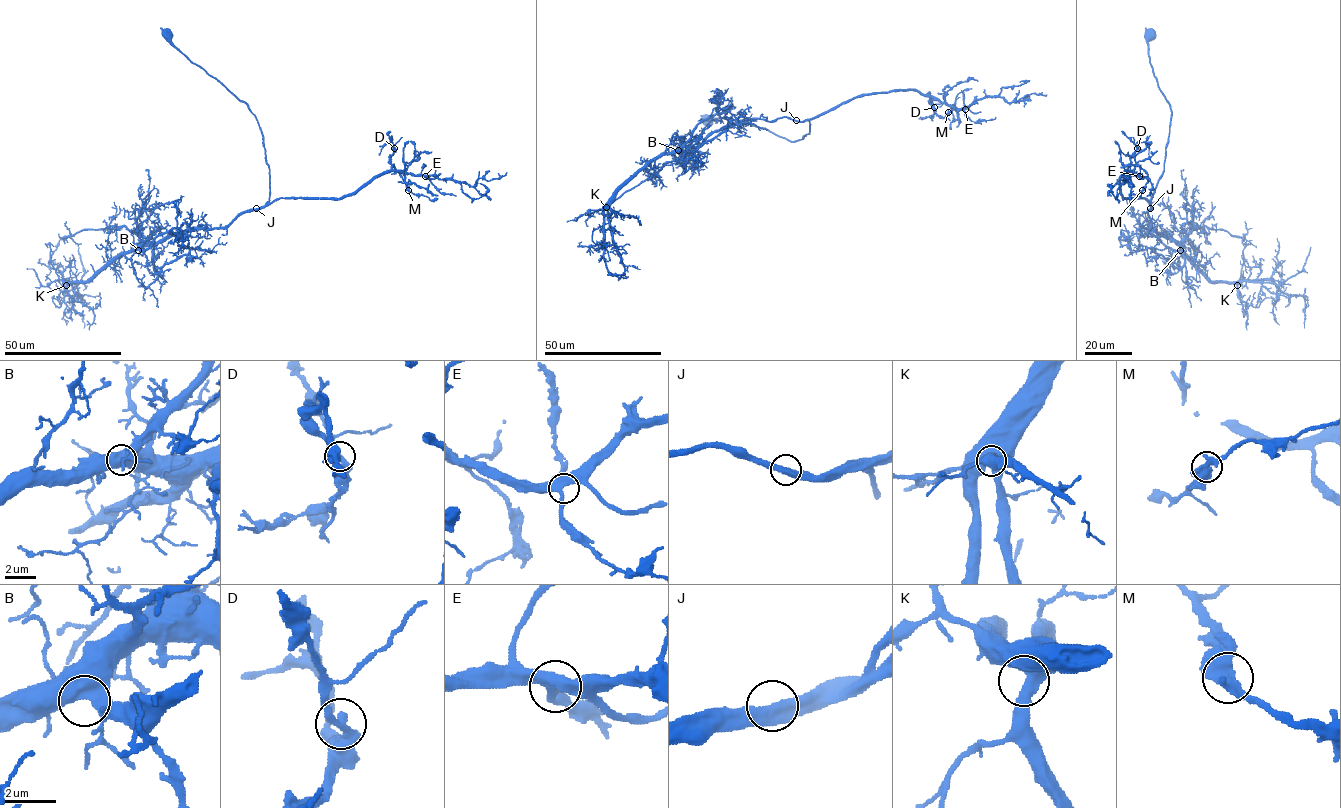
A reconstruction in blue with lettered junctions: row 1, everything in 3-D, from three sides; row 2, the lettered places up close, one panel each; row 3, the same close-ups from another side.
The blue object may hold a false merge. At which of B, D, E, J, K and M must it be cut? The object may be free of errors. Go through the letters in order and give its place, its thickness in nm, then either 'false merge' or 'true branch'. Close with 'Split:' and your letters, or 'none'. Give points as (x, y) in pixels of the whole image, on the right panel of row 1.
B: (1180, 250) | 600 nm | true branch
D: (1137, 148) | 280 nm | true branch
E: (1139, 176) | 400 nm | true branch
J: (1150, 208) | 480 nm | true branch
K: (1237, 285) | 550 nm | true branch
M: (1142, 190) | 500 nm | true branch
Split: none

